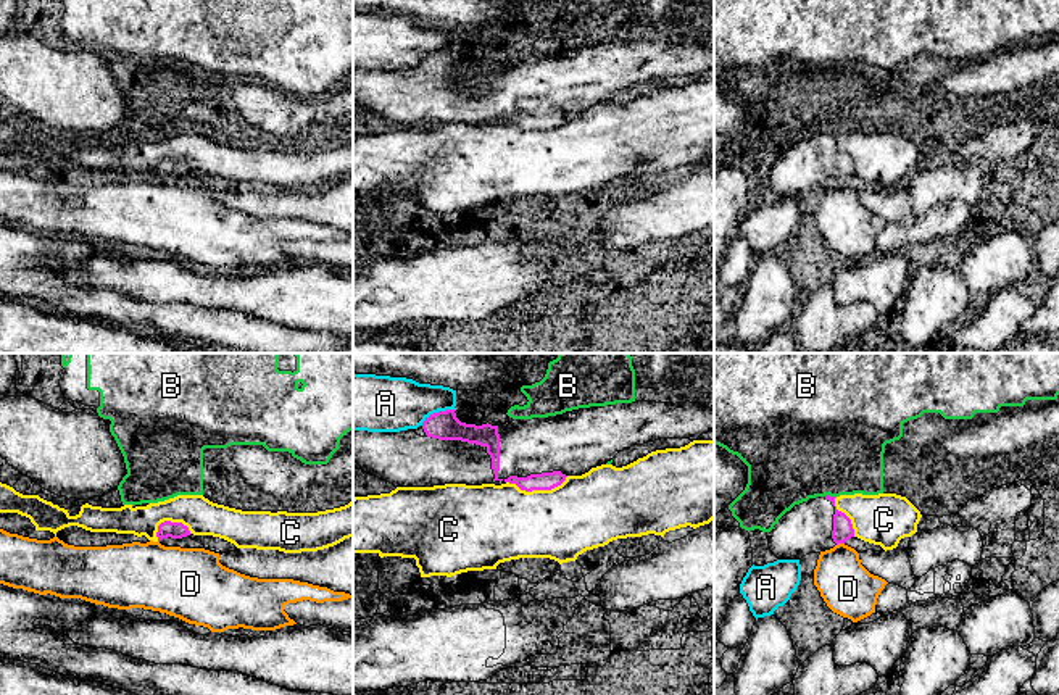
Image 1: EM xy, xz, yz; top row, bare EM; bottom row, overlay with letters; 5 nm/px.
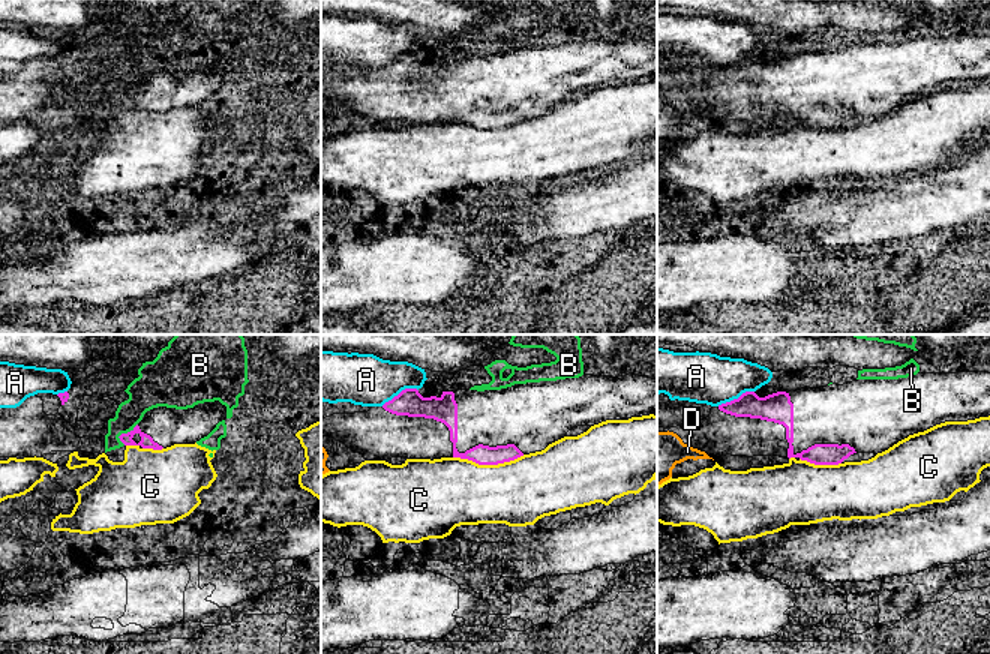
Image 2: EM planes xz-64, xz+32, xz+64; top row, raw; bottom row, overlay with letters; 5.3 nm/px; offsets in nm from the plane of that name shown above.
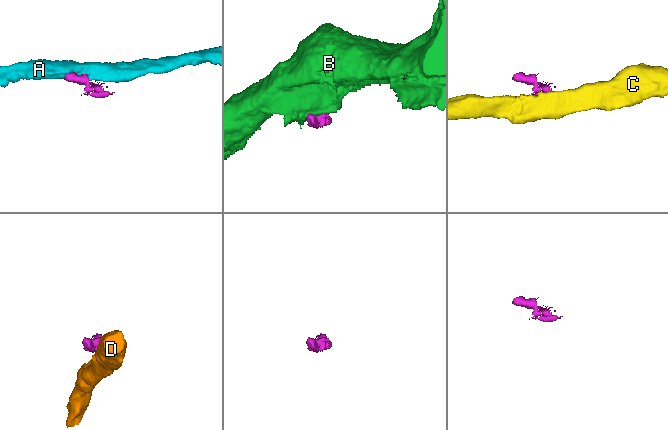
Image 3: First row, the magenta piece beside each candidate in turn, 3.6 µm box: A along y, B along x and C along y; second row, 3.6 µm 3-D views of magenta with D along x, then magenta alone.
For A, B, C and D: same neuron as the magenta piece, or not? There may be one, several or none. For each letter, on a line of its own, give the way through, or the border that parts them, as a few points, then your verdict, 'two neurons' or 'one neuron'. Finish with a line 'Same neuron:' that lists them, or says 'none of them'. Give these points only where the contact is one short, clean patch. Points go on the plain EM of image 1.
A: border xz (453, 47), (434, 50), (421, 63); two neurons
B: border yz (824, 134), (835, 136); two neurons
C: border xz (568, 115), (550, 128), (521, 129), (514, 123), (506, 121); two neurons
D: border yz (843, 181), (837, 184); two neurons
Same neuron: none of them

